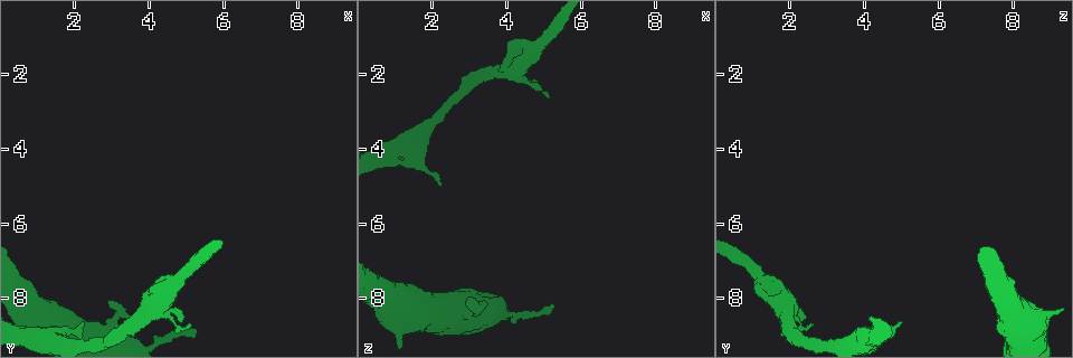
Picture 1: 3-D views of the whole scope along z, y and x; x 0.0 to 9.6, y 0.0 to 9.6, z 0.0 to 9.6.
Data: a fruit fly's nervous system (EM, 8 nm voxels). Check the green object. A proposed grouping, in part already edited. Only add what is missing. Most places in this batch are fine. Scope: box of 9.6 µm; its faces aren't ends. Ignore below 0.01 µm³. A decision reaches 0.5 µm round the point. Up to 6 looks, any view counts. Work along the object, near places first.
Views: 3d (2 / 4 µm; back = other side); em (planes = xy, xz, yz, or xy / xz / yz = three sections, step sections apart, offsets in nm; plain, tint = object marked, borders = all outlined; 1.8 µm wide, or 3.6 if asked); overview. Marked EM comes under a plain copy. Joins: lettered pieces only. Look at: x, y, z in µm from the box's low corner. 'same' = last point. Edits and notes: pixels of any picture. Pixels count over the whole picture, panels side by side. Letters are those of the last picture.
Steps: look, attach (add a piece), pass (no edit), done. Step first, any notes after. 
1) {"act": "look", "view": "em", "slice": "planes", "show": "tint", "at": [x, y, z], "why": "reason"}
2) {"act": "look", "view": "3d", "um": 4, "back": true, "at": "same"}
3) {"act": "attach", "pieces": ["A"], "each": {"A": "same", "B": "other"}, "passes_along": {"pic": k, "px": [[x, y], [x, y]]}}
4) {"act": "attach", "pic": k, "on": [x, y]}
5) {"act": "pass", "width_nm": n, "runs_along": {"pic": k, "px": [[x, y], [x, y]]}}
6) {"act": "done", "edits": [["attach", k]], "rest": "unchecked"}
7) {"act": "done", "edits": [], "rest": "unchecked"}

{"act": "look", "view": "em", "slice": "yz", "step": 16, "show": "tint", "at": [2.30, 8.65, 5.05], "why": "branch stops here"}

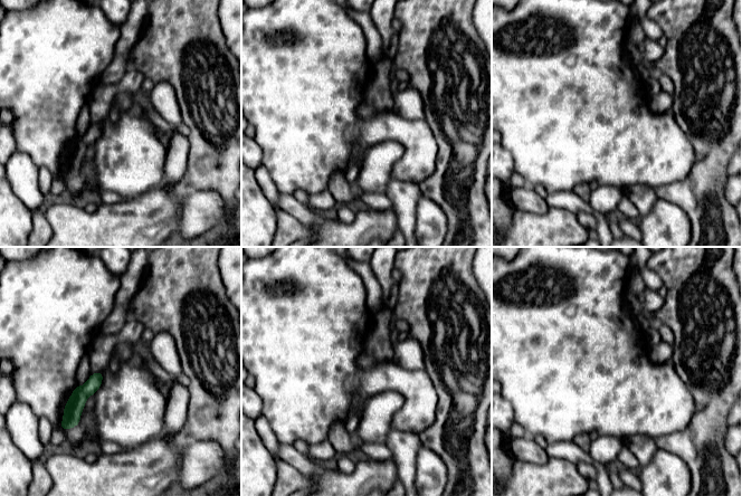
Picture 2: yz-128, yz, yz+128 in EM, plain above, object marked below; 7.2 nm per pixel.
{"act": "look", "view": "em", "slice": "planes", "show": "borders", "at": "same"}

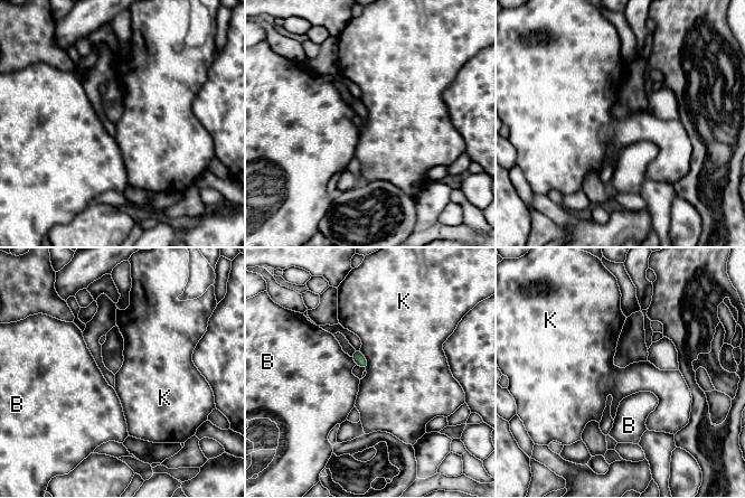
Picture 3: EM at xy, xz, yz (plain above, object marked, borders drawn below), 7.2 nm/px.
{"act": "pass", "each": {"B": "other", "K": "other"}, "found": "none of them fits"}

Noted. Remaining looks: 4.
{"act": "look", "view": "em", "slice": "planes", "show": "borders", "at": [3.00, 8.10, 8.05], "why": "branch stops here"}

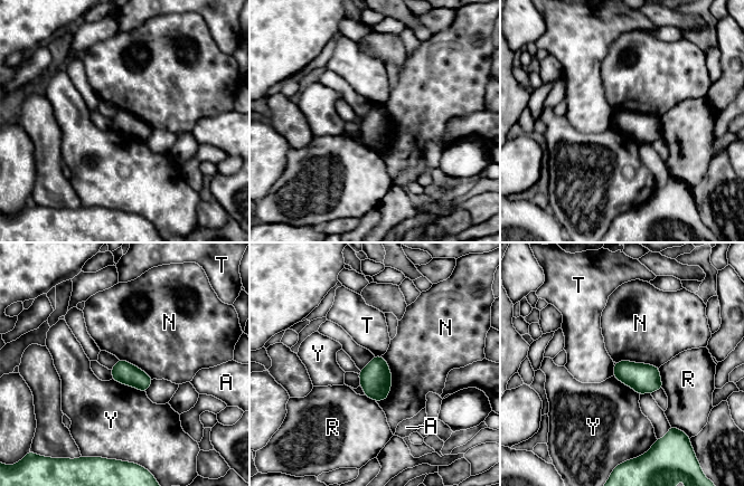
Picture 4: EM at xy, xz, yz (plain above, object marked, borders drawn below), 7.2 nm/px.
{"act": "pass", "each": {"A": "other", "N": "other", "R": "other", "T": "other", "Y": "other"}, "border": {"pic": 4, "px": [[380, 356], [391, 389], [376, 401]]}, "found": "no lettered piece goes on from it"}

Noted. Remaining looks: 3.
{"act": "look", "view": "em", "slice": "planes", "show": "borders", "at": [5.30, 8.85, 8.20], "why": "branch stops here"}

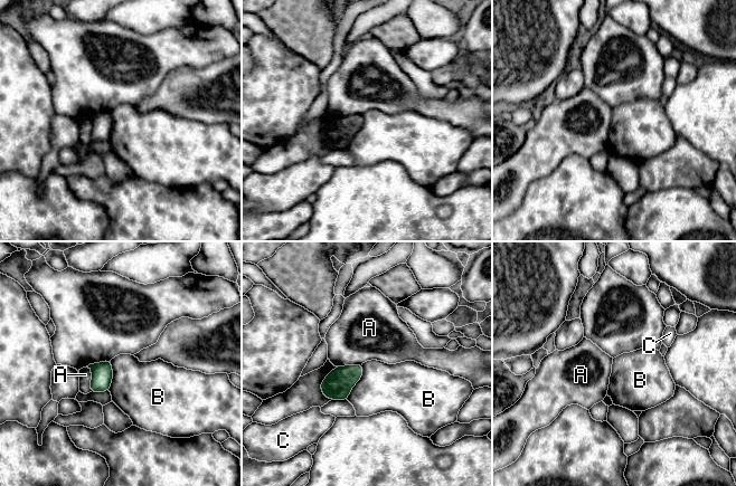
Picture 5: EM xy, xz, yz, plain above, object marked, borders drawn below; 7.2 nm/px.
{"act": "pass", "width_nm": 150, "each": {"A": "other", "B": "other", "C": "other"}, "found": "no lettered piece goes on from it"}

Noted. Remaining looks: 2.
{"act": "done", "edits": [], "rest": "unchecked"}

